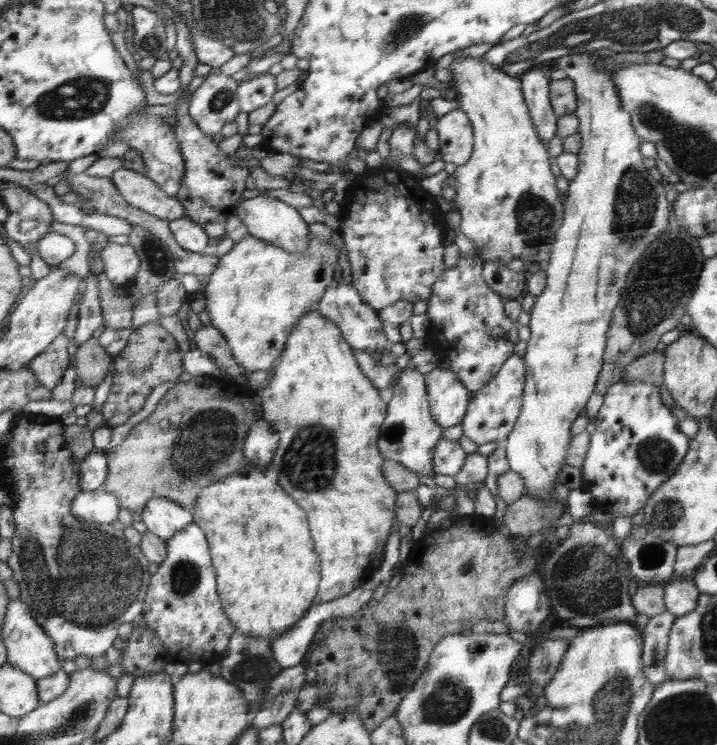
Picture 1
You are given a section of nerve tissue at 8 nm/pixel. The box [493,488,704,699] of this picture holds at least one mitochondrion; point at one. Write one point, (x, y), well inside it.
(586, 578)

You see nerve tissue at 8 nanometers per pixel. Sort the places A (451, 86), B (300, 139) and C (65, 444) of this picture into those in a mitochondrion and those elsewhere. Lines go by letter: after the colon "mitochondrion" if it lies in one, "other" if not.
A: other
B: other
C: other

